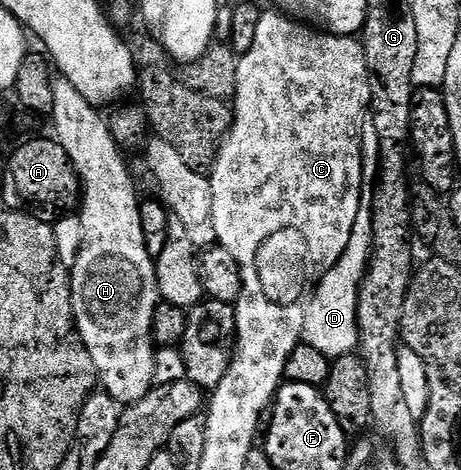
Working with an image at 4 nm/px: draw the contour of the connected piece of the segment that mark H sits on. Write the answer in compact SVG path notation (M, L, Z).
M56 79L53 86L53 110L50 123L55 123L54 139L65 146L65 154L73 162L81 185L81 211L79 221L83 227L81 250L70 265L71 305L75 311L75 325L93 358L93 366L99 371L102 391L126 406L135 404L149 394L155 384L155 354L157 345L153 338L153 314L161 303L159 283L155 273L156 259L149 256L142 233L141 196L135 193L131 172L123 161L120 144L111 133L111 125L98 107L90 104L73 87L73 82Z

